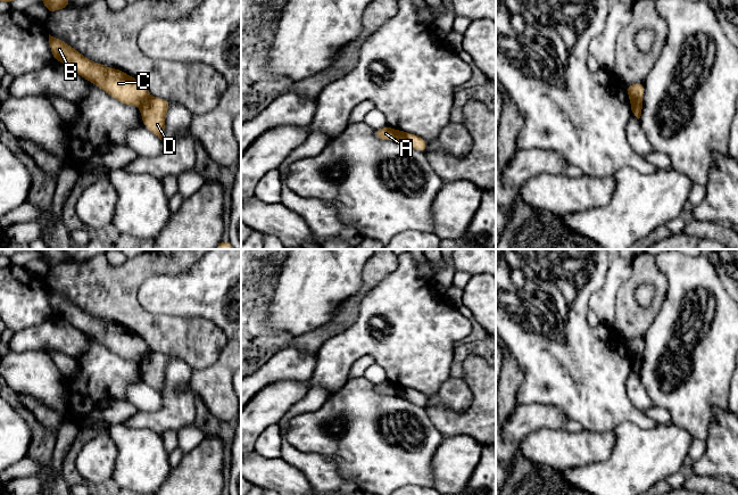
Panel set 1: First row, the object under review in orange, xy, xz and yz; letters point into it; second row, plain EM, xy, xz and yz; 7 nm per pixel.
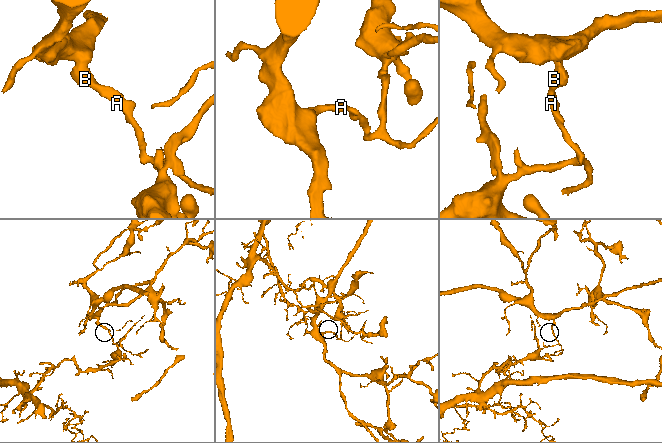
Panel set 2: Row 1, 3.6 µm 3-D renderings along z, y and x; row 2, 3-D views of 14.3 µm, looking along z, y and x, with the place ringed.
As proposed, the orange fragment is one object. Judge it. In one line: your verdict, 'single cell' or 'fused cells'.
fused cells

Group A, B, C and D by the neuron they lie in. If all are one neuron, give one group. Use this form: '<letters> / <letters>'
A B C / D

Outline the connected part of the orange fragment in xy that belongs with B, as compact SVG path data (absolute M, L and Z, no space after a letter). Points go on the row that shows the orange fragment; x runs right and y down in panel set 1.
M50 34L49 43L55 60L64 63L118 101L130 106L140 106L149 96L142 83L124 72L89 60L63 40Z

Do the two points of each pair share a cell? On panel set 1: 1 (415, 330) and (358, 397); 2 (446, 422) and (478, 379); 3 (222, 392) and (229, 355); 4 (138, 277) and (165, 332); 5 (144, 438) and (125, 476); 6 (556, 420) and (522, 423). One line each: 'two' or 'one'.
1: two
2: one
3: one
4: one
5: one
6: one

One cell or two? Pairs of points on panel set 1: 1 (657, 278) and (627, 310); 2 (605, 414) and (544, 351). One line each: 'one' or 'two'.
1: one
2: one

